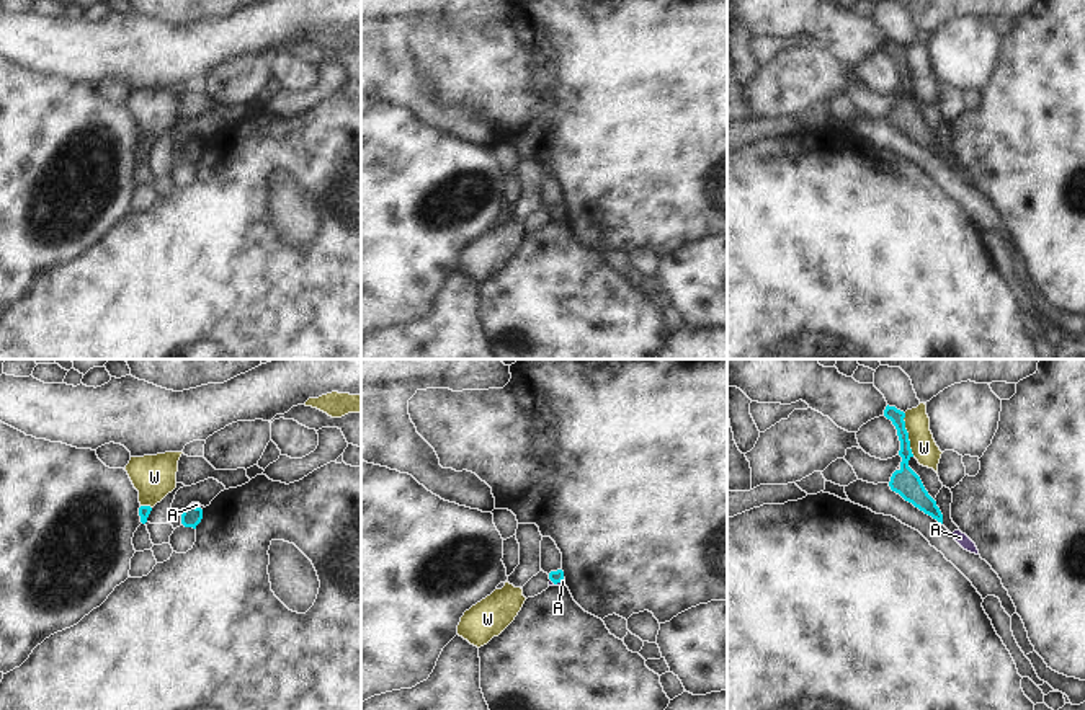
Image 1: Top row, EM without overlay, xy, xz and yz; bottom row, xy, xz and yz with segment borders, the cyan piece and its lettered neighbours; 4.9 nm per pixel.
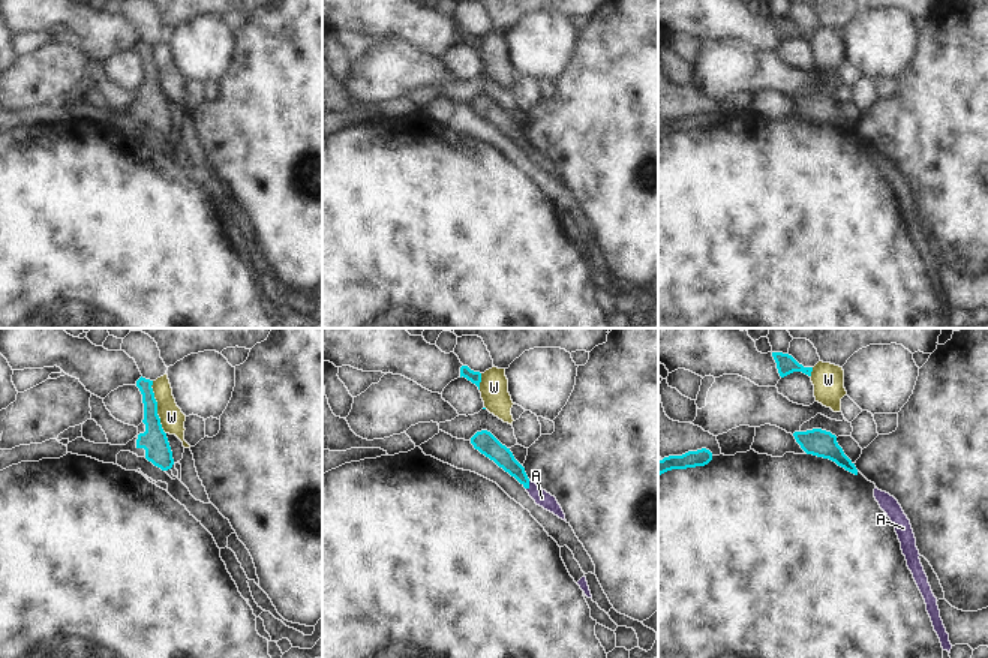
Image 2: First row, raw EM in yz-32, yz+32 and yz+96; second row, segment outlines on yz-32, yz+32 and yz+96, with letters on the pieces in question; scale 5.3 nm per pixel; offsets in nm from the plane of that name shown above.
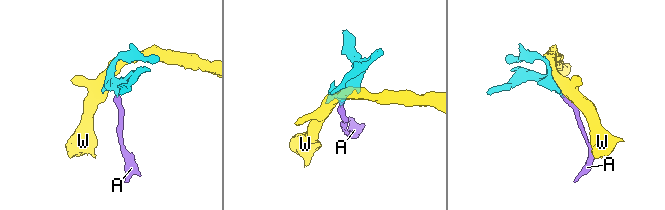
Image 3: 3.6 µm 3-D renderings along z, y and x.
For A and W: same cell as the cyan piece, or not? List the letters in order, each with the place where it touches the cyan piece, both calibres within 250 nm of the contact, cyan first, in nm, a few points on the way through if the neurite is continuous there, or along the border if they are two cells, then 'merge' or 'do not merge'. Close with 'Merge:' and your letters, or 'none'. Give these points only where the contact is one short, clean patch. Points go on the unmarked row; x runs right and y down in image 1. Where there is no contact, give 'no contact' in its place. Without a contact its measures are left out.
A: meets cyan in xz at (558, 216); 60 nm thick on the cyan side, 20 nm on the other; runs through xz (556, 211), (558, 216), (562, 216); merge
W: meets cyan in yz at (907, 69); 140 nm thick on the cyan side, 130 nm on the other; do not merge
Merge: A

